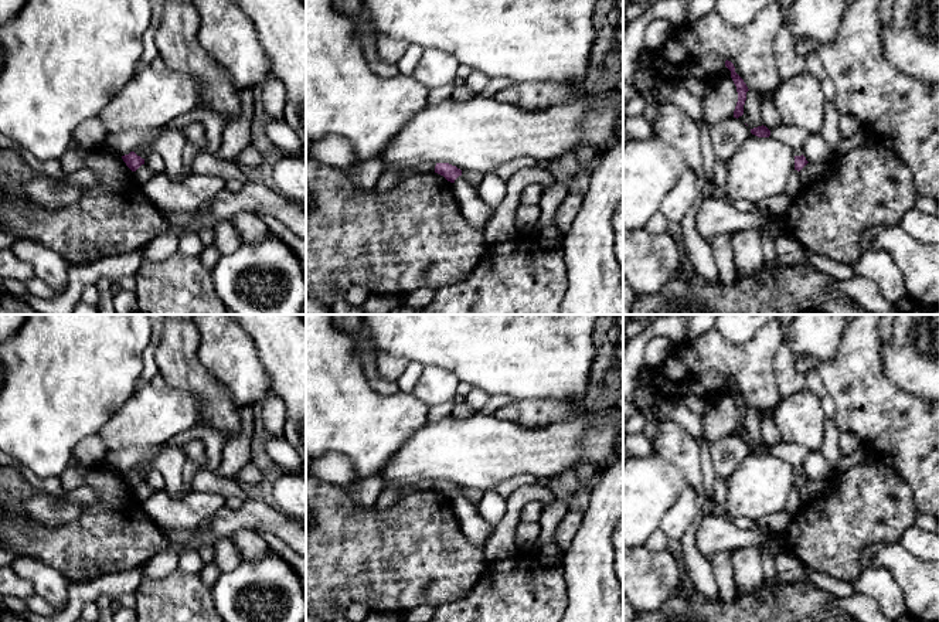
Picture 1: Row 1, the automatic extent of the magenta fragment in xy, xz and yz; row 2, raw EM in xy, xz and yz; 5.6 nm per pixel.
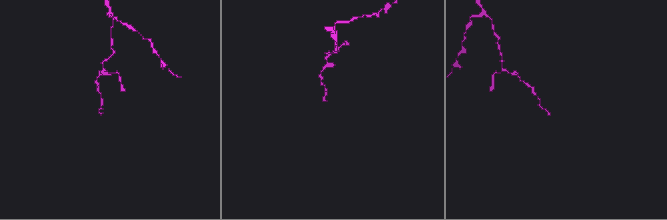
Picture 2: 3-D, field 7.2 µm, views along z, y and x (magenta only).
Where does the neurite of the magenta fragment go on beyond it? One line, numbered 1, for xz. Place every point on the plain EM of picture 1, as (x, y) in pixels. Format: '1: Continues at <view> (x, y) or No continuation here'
1: No continuation here

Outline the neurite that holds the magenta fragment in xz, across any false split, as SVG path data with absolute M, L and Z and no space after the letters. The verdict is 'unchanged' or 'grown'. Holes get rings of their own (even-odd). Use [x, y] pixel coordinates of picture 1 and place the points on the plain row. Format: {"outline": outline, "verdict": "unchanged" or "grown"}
{"outline": "M436 480L435 490L443 493L450 500L455 500L455 497L462 493L462 487L449 480Z", "verdict": "unchanged"}

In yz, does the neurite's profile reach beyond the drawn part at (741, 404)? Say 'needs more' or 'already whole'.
already whole

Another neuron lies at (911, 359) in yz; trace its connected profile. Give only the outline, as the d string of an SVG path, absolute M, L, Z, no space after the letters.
M897 315L891 340L880 346L887 377L901 390L939 401L939 315Z

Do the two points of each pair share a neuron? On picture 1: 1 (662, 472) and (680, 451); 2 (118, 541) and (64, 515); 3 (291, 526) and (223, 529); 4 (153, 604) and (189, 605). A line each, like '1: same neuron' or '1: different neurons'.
1: different neurons
2: different neurons
3: same neuron
4: same neuron

